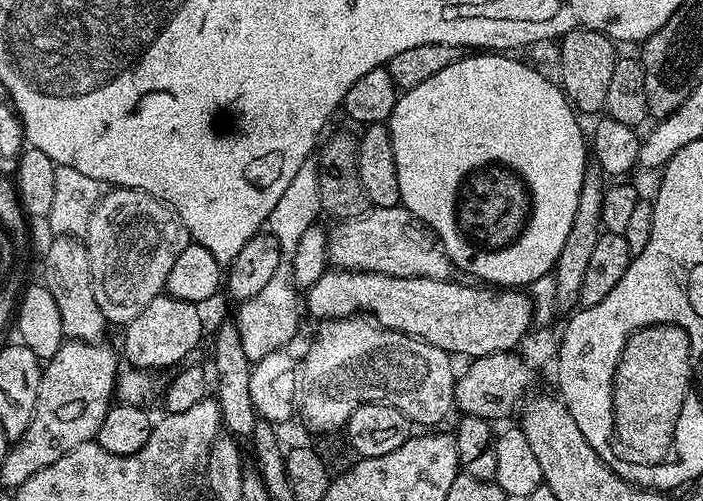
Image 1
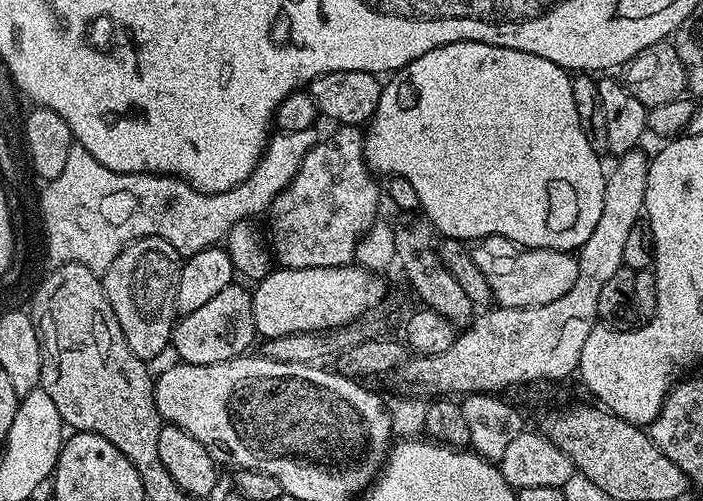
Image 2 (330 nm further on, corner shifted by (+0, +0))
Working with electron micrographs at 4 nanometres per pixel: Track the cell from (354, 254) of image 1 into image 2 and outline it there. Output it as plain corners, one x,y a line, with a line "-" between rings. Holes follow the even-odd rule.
485,236
471,249
474,266
482,270
490,282
492,299
502,308
533,308
546,306
554,298
562,298
574,286
580,271
576,256
549,248
521,248
504,236

